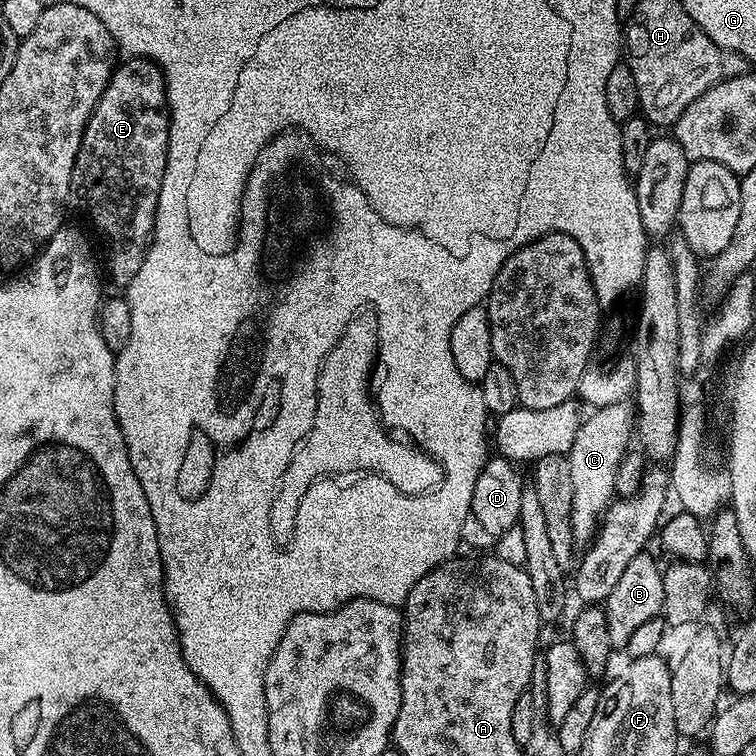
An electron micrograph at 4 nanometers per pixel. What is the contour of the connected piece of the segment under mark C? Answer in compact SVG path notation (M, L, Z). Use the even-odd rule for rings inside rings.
M621 402L605 408L589 411L583 417L574 444L567 457L570 462L570 478L574 481L574 506L572 507L572 533L577 545L584 546L595 537L604 512L617 495L615 479L624 453L629 451L628 439L634 436L634 408Z

